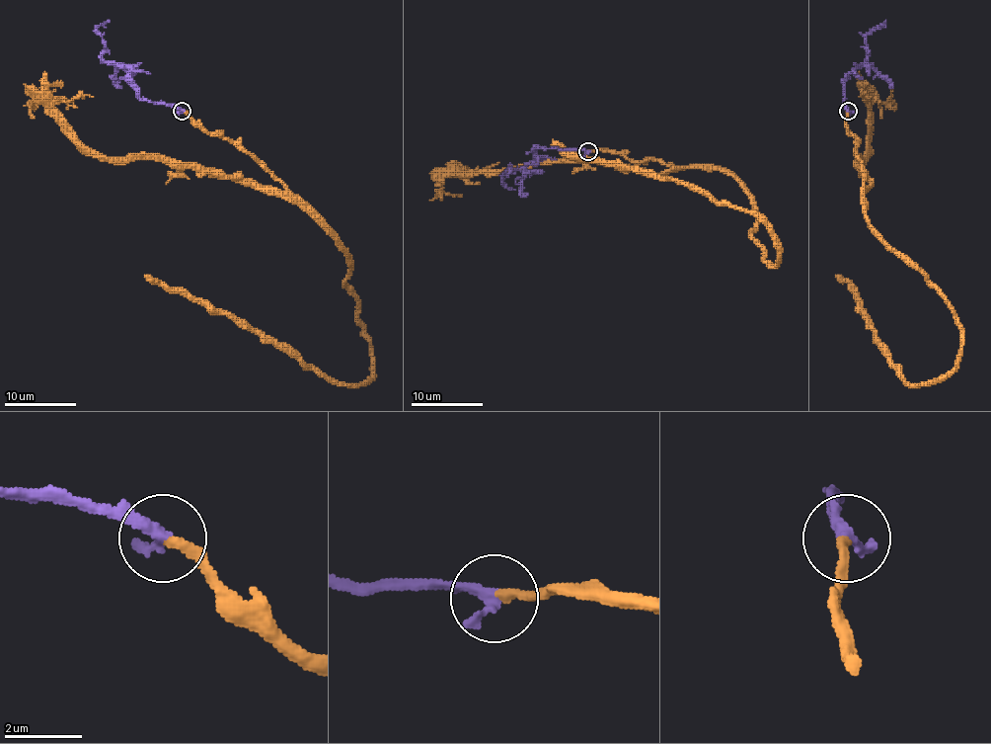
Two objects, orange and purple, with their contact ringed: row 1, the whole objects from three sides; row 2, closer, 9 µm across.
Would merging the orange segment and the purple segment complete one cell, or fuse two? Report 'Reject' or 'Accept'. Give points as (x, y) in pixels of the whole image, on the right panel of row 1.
Accept

